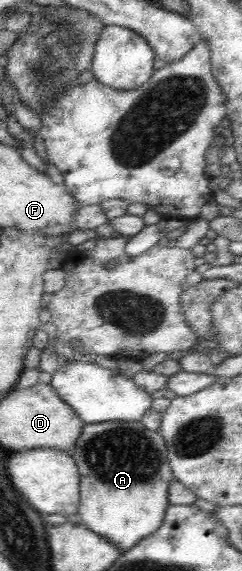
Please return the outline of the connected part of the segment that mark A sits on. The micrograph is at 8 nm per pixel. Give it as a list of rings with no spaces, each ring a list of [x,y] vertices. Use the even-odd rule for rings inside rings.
[[[141,422],[86,425],[76,442],[74,458],[80,470],[77,514],[88,530],[108,540],[122,554],[160,529],[170,506],[169,486],[175,476],[159,432],[147,430]],[[106,432],[112,434],[110,444],[104,442]]]

